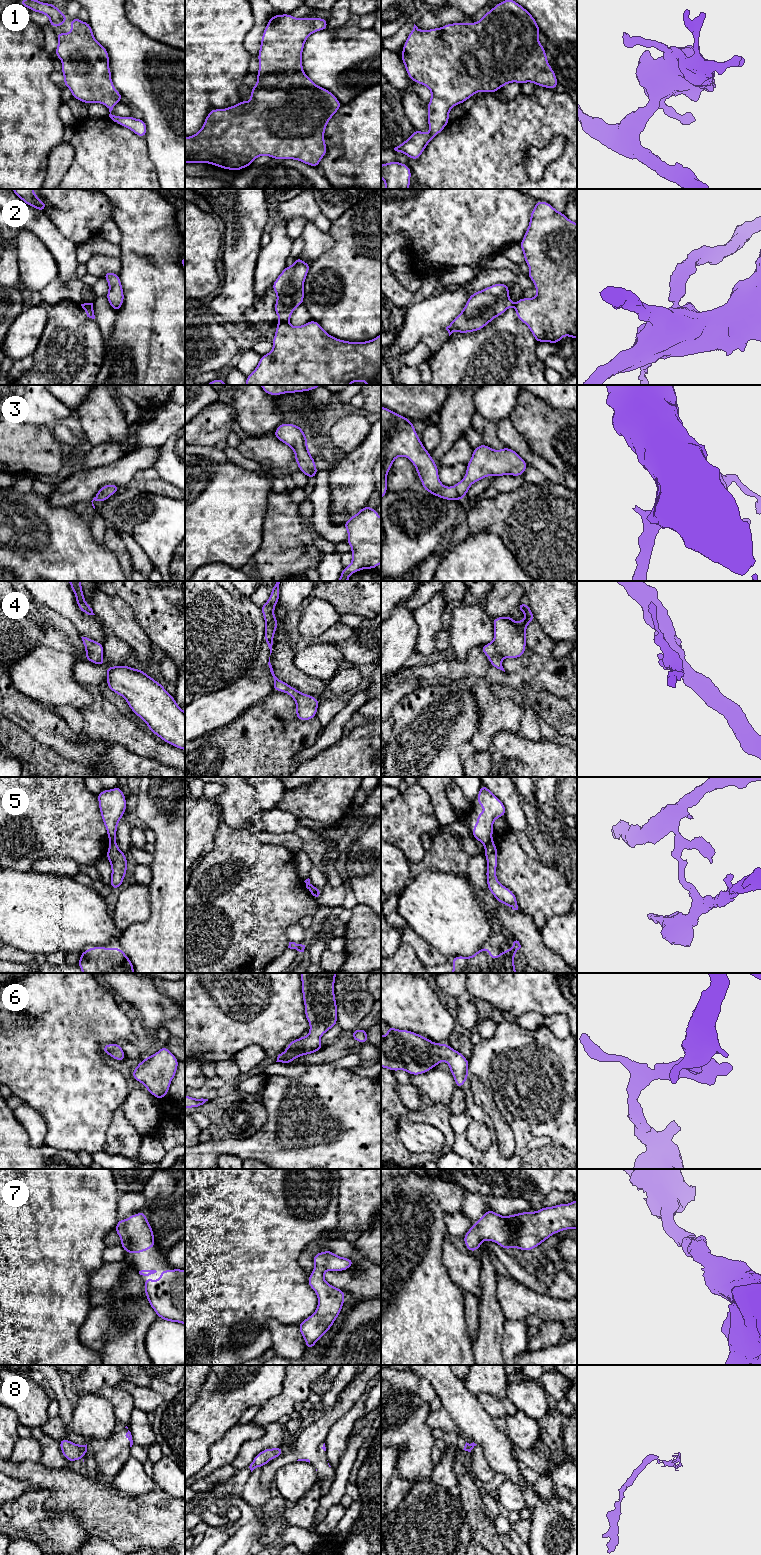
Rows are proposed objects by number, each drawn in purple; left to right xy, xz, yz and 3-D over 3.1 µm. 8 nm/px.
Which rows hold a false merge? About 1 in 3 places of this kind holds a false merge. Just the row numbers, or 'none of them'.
2, 5, 8

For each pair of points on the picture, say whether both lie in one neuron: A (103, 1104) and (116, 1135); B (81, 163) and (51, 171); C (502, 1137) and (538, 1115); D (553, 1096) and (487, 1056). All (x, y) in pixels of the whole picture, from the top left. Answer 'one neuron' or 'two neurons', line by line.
A: two neurons
B: two neurons
C: two neurons
D: one neuron

